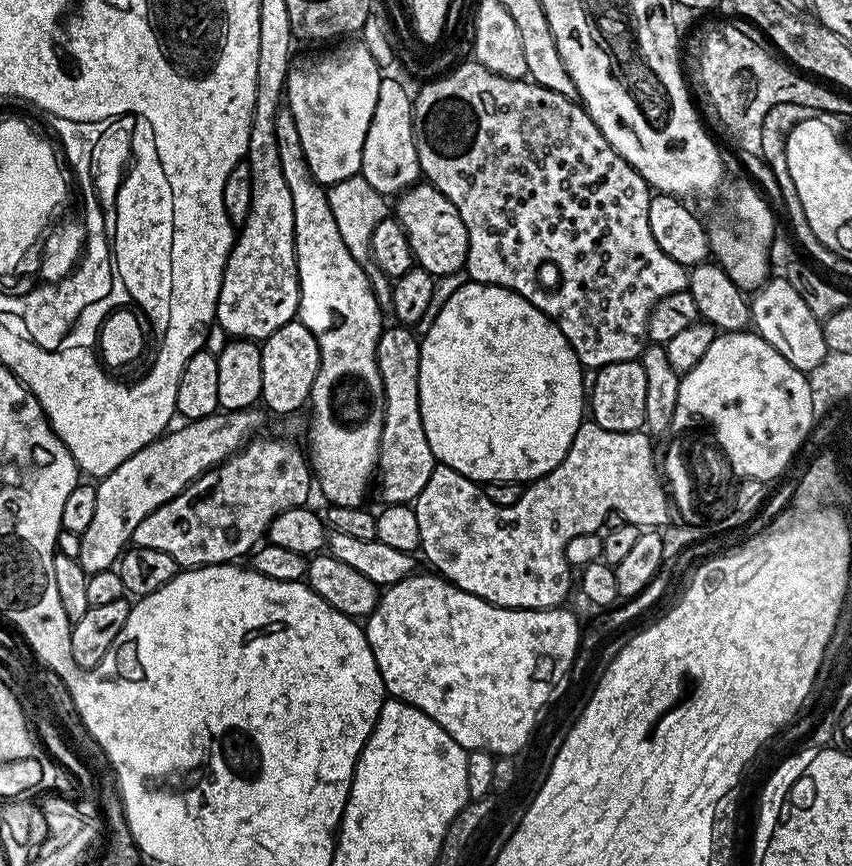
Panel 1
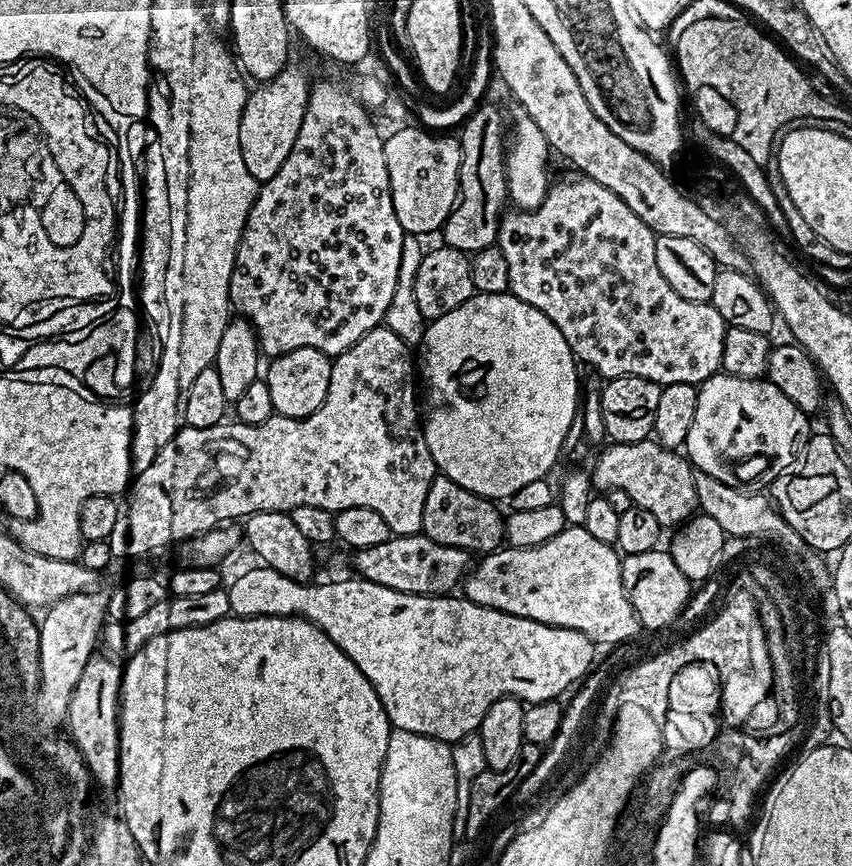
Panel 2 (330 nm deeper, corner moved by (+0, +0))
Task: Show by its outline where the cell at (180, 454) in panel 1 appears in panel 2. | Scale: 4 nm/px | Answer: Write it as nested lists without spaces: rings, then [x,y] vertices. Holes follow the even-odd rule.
[[[381,326],[370,330],[362,338],[358,338],[358,342],[354,342],[354,346],[350,346],[350,350],[346,350],[338,357],[332,360],[332,369],[330,370],[330,390],[326,390],[326,398],[322,402],[322,406],[318,406],[318,410],[314,410],[314,414],[309,416],[303,416],[302,418],[290,418],[289,416],[277,416],[273,415],[266,422],[261,424],[242,424],[239,422],[225,422],[222,424],[215,424],[214,426],[206,426],[205,428],[190,428],[187,426],[181,427],[177,431],[174,438],[168,439],[166,446],[160,448],[160,453],[154,458],[154,462],[150,462],[144,465],[138,475],[133,479],[130,485],[130,491],[127,493],[128,504],[123,505],[118,522],[114,525],[114,531],[111,532],[108,544],[112,551],[113,557],[119,558],[120,556],[124,560],[132,560],[135,556],[144,556],[147,552],[156,552],[159,548],[168,548],[171,544],[179,545],[181,542],[187,542],[194,536],[200,536],[203,532],[208,532],[211,528],[219,528],[227,525],[229,522],[240,522],[249,516],[253,516],[256,512],[286,512],[291,514],[298,506],[322,506],[322,510],[330,510],[331,512],[341,512],[346,510],[350,506],[366,506],[370,510],[375,510],[377,514],[382,514],[382,518],[386,518],[386,526],[390,526],[390,530],[397,536],[414,536],[417,535],[422,529],[422,506],[426,506],[426,494],[430,490],[433,480],[438,475],[438,469],[434,458],[430,454],[430,446],[426,446],[426,438],[424,437],[424,429],[422,427],[422,408],[416,405],[416,376],[418,380],[418,368],[412,365],[412,352],[413,349],[402,338],[394,332],[394,330]]]

